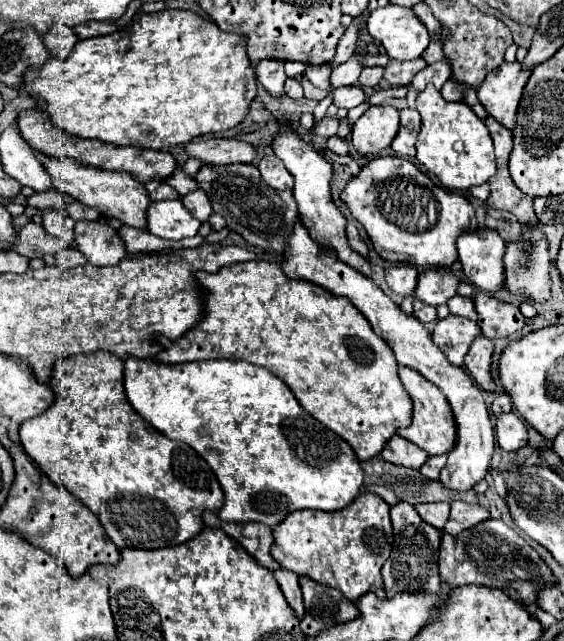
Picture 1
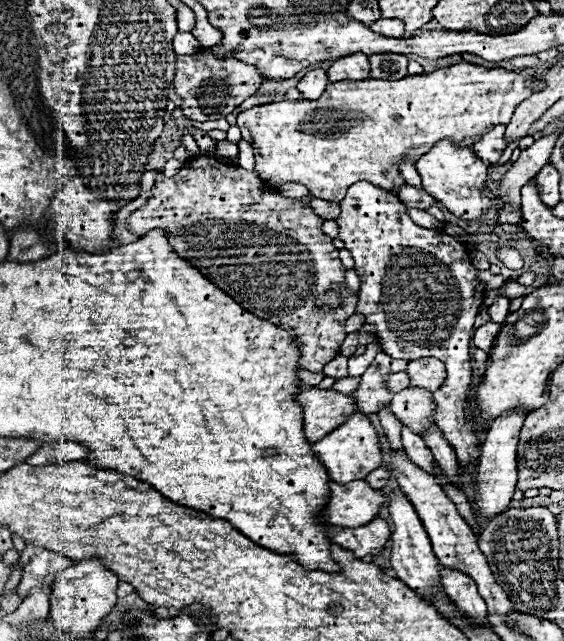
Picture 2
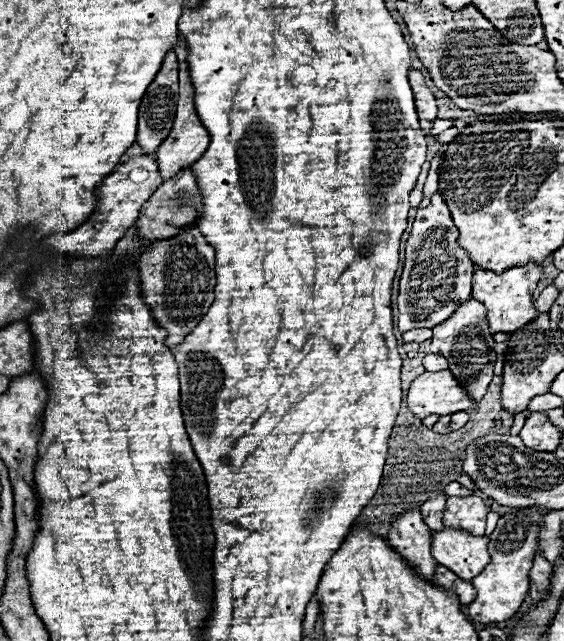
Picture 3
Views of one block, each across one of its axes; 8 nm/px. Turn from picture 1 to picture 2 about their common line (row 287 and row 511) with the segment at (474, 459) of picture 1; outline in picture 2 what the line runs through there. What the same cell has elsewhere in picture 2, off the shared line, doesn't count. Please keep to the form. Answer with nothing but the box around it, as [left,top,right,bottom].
[322,480,386,526]

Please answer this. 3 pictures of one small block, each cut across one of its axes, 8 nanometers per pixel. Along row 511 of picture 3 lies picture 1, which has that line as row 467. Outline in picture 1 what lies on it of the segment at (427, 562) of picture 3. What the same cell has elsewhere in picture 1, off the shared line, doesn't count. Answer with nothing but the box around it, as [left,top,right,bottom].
[380,434,428,468]

